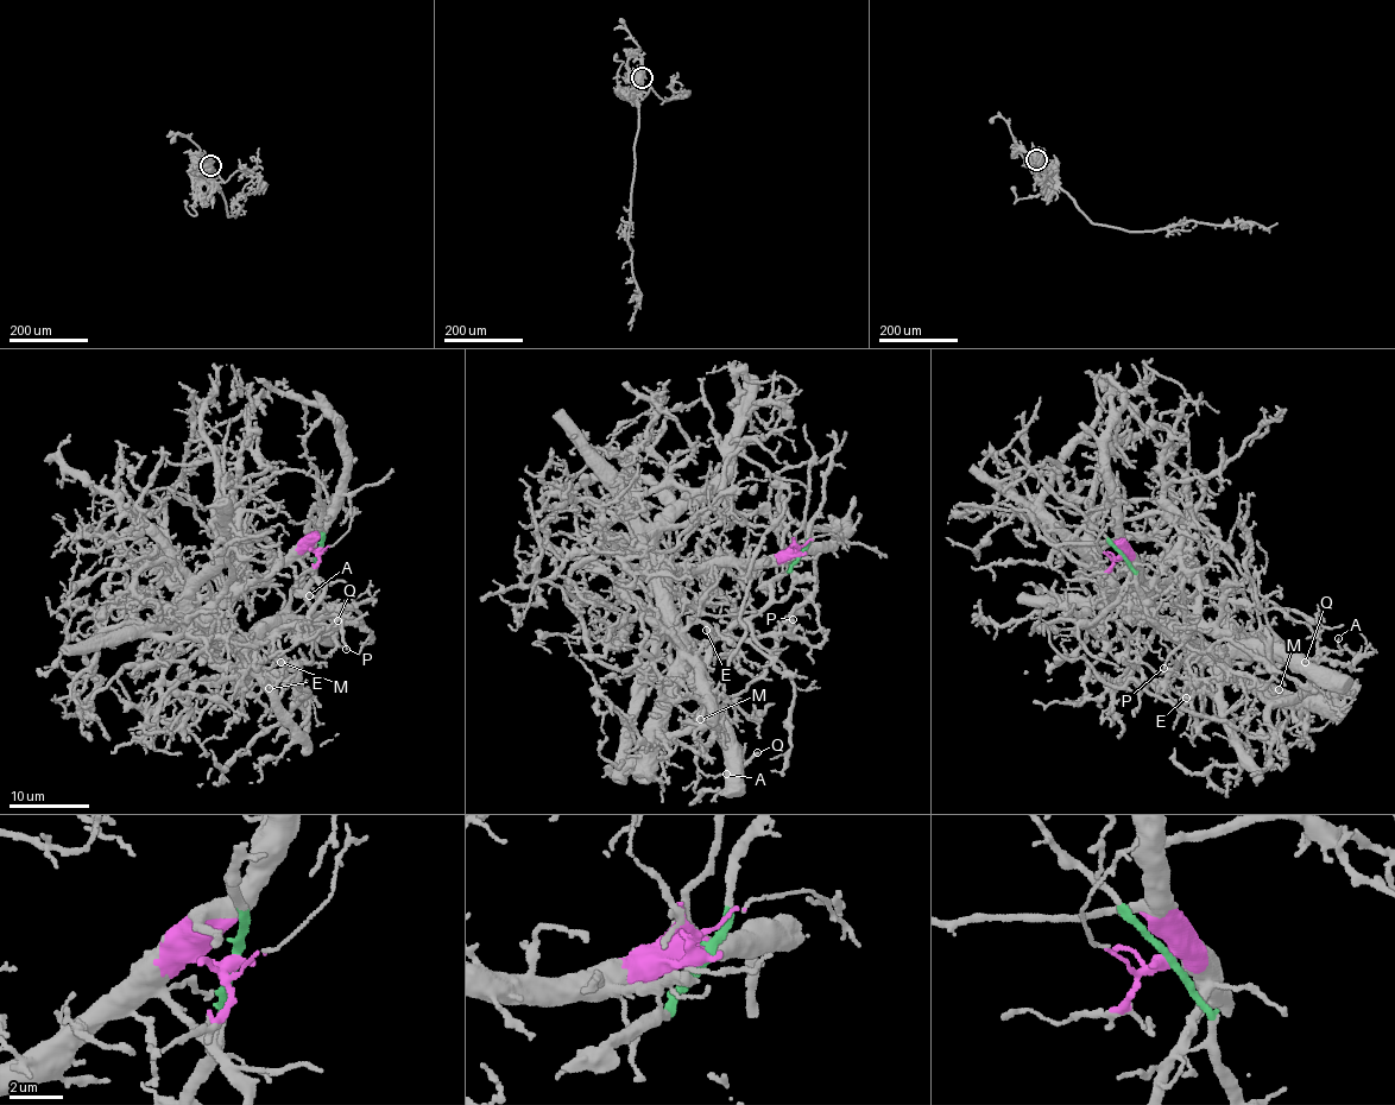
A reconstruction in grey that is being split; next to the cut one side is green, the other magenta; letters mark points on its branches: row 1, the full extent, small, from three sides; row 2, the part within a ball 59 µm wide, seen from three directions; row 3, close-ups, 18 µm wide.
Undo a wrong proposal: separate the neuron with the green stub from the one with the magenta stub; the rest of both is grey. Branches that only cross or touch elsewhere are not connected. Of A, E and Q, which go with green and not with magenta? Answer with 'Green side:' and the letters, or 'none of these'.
Green side: A

